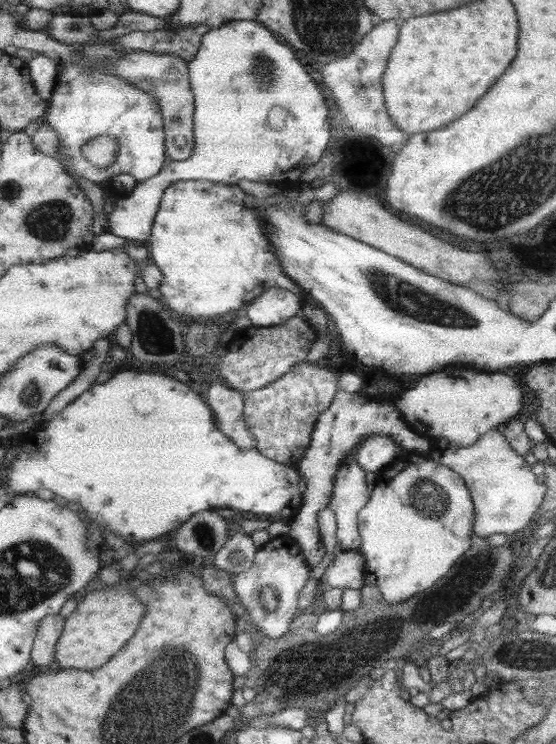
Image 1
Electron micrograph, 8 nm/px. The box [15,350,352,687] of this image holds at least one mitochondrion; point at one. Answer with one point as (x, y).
(204, 534)

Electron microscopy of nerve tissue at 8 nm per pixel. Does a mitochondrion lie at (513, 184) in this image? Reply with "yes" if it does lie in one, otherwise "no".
yes

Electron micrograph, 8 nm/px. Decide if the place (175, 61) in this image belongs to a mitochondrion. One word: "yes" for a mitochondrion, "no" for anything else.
no

